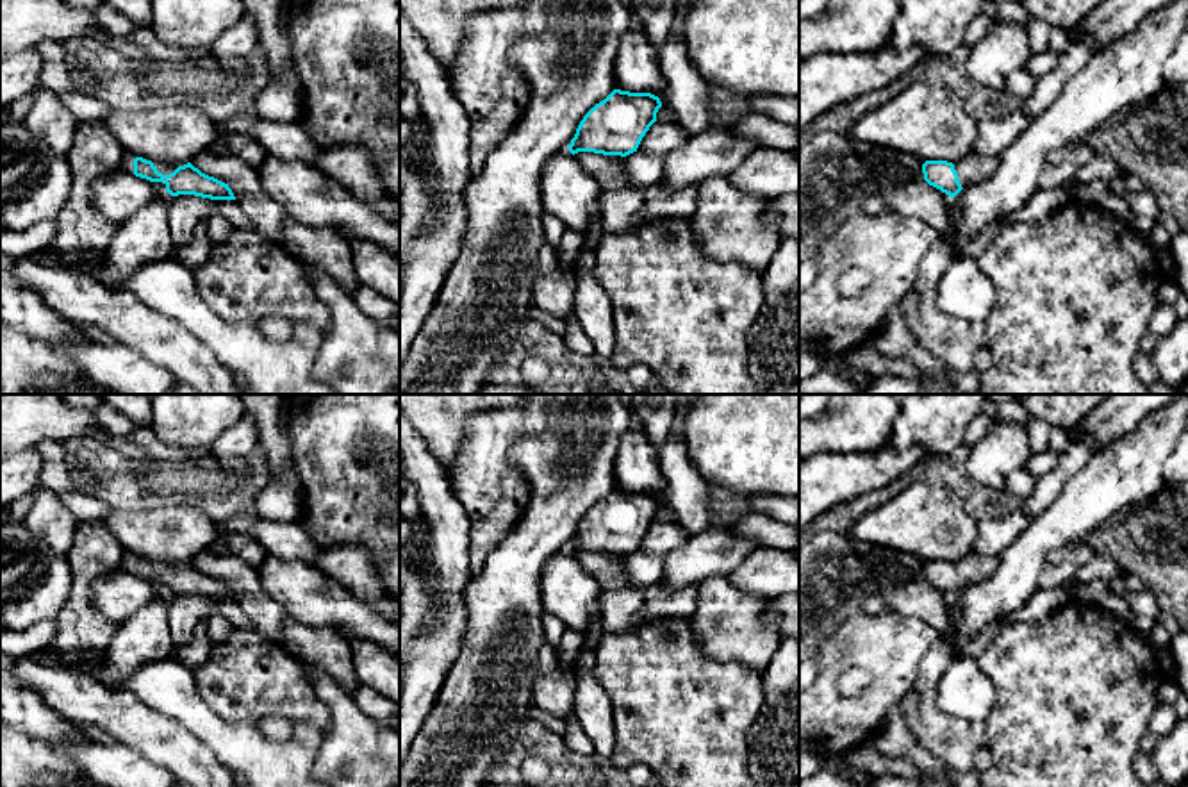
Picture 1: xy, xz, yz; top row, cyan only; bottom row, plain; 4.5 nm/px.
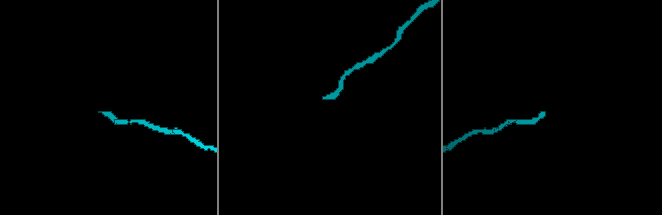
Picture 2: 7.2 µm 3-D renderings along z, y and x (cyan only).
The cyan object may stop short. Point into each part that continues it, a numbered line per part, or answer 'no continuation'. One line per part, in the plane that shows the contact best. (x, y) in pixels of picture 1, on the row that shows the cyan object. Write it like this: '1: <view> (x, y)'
1: xy (164, 168)

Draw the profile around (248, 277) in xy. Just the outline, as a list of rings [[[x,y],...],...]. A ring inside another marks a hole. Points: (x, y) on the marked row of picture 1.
[[[235,228],[223,241],[212,241],[209,262],[193,275],[203,302],[227,321],[259,325],[262,318],[280,316],[312,323],[325,334],[330,328],[330,312],[314,293],[301,262],[252,228]]]

